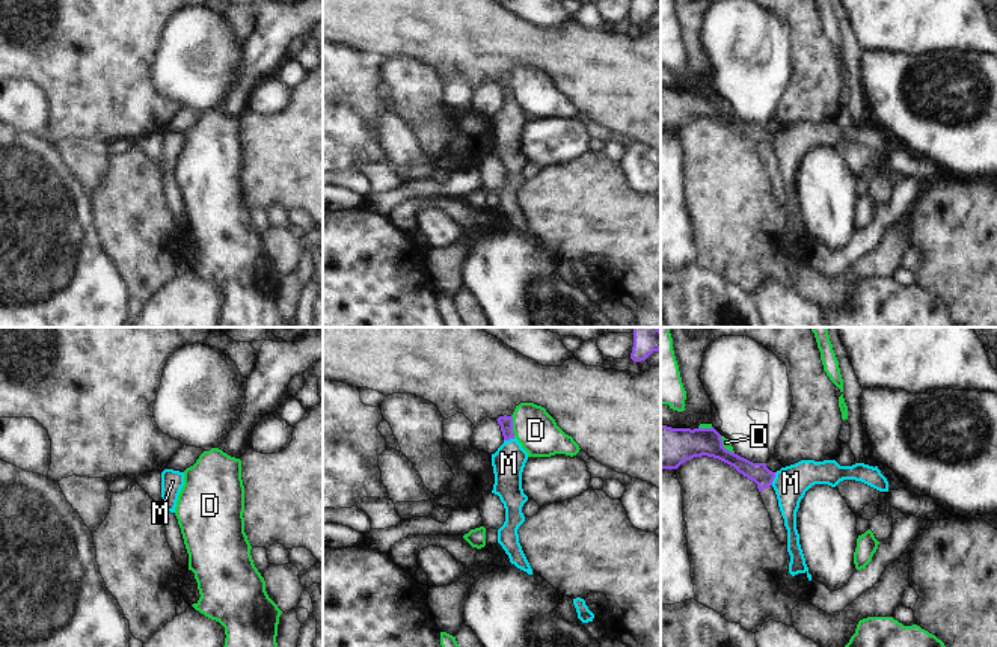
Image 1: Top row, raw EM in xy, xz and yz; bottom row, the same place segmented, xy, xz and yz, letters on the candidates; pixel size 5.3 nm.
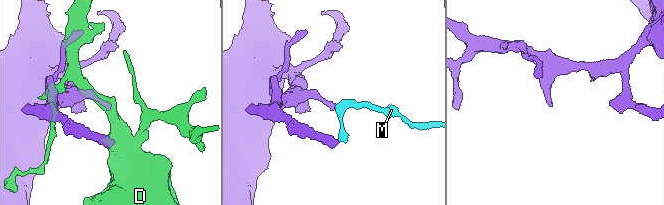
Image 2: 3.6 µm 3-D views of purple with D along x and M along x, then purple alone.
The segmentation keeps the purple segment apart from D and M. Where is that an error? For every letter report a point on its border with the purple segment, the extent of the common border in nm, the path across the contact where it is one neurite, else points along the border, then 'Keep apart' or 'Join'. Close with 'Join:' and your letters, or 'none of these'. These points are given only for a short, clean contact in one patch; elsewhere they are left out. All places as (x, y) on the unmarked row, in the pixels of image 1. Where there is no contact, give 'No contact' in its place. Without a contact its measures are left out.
D: Touches purple at xz (512, 89). Shared border 110 nm. Keep apart
M: Touches purple at yz (774, 139). Shared border 80 nm. Path across: yz (757, 134), (762, 139), (774, 139), (791, 145). Join
Join: M

